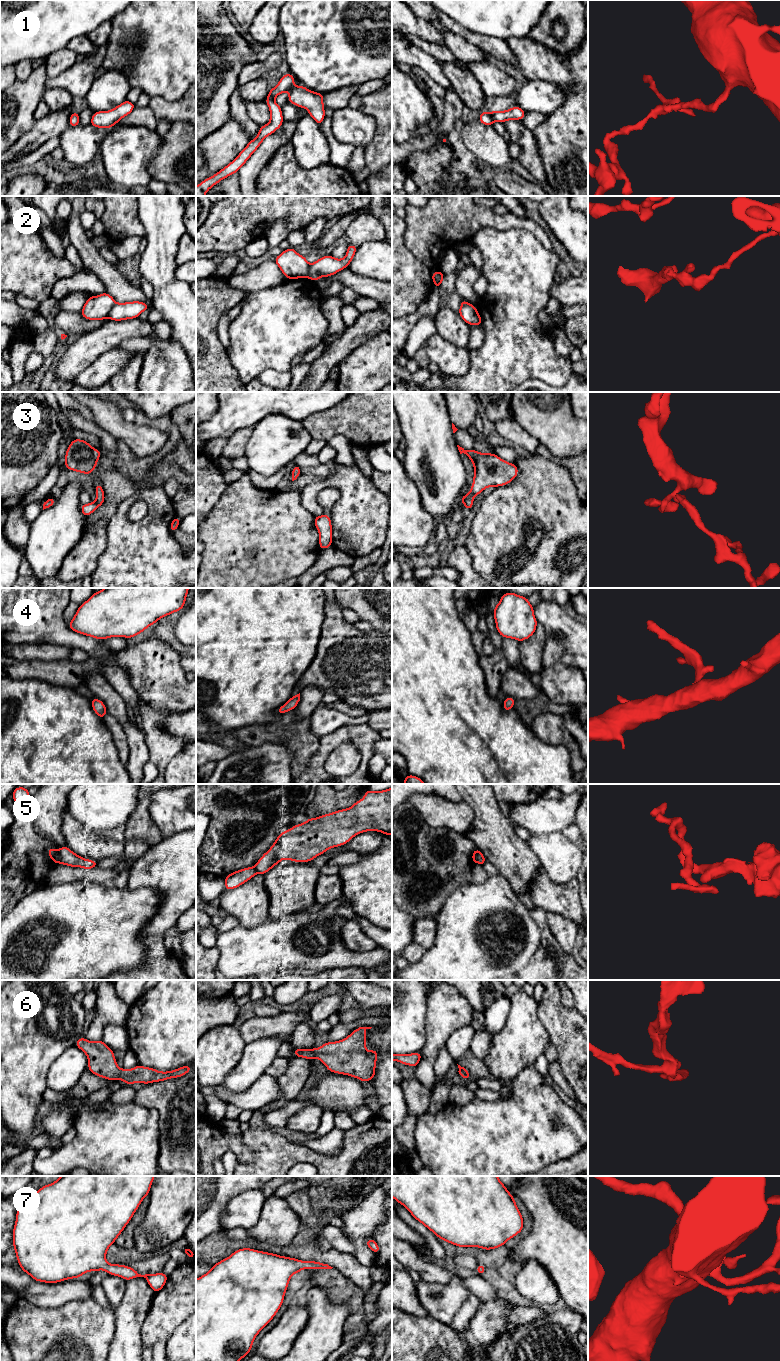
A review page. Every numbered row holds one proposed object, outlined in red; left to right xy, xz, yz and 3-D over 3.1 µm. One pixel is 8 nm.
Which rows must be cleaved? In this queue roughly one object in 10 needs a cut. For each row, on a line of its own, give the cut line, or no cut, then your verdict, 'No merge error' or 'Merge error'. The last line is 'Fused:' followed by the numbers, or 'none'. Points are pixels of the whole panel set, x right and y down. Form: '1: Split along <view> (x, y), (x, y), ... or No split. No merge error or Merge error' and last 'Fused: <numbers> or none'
1: No split. No merge error
2: Split along xy (115, 302), (106, 317). Merge error
3: No split. No merge error
4: No split. No merge error
5: Split along xy (57, 850), (60, 862). Merge error
6: No split. No merge error
7: No split. No merge error
Fused: 2, 5

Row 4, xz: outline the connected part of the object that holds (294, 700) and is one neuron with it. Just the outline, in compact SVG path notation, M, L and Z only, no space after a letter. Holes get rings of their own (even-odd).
M300 693L290 697L290 699L280 708L278 708L276 712L282 715L290 710L294 710L297 707L299 701L300 701Z

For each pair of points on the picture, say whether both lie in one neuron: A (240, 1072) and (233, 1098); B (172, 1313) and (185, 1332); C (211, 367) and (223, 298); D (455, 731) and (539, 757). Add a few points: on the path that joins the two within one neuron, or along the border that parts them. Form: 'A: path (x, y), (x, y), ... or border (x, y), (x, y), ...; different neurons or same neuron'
A: border (256, 1081), (239, 1092), (230, 1092), (221, 1085); different neurons
B: border (185, 1318), (165, 1342); different neurons
C: path (208, 350), (208, 315); same neuron
D: path (476, 752), (494, 753), (498, 757), (518, 757); same neuron

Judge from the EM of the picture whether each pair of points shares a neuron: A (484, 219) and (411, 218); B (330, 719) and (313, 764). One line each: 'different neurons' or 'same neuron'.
A: same neuron
B: different neurons

